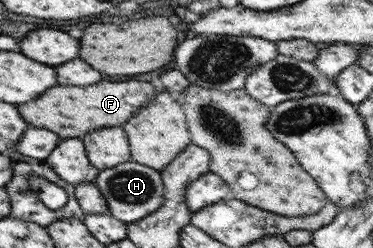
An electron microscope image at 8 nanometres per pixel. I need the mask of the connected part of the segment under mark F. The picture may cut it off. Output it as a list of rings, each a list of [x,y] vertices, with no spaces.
[[[129,80],[121,83],[97,83],[89,87],[51,87],[35,101],[16,104],[21,117],[30,127],[52,130],[63,138],[81,138],[86,133],[127,123],[157,95],[155,85],[147,81]]]

